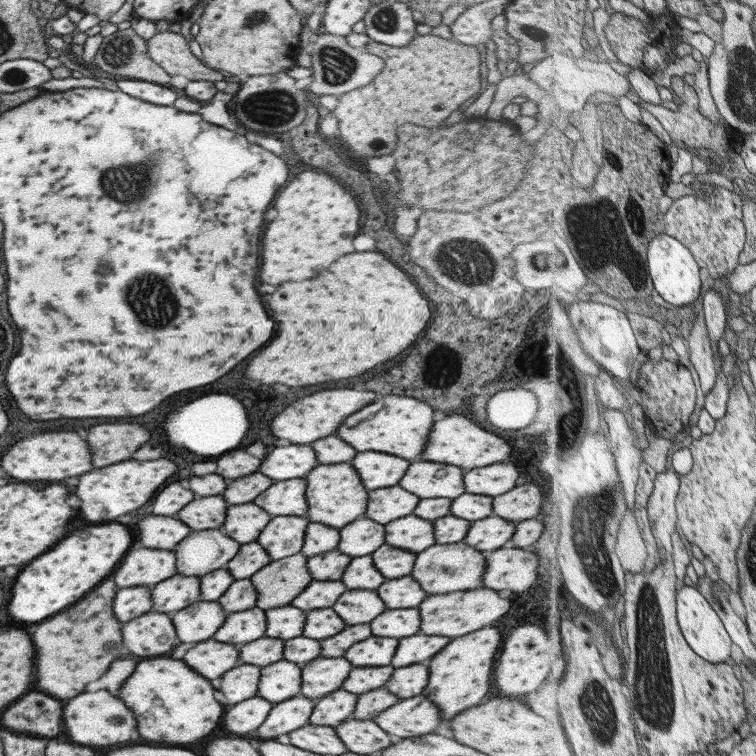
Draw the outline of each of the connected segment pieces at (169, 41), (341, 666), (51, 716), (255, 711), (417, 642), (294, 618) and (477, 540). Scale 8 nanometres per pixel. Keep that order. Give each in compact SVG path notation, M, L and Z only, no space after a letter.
M156 32L146 40L146 53L152 62L159 65L168 75L180 74L189 81L218 82L224 79L222 72L213 74L211 68L189 51L187 40L179 33Z
M315 658L301 666L300 692L305 698L321 698L347 678L351 664L345 658Z
M25 694L1 716L1 724L27 736L53 739L61 728L61 704L45 694Z
M249 698L225 710L223 726L227 732L233 732L233 734L253 732L265 720L269 710L271 710L271 703L265 702L263 698Z
M413 634L409 638L401 638L397 644L397 650L391 658L391 666L401 668L401 666L409 666L409 664L429 660L447 642L449 642L449 638L427 638L423 634Z
M283 606L283 608L273 608L265 612L265 622L267 630L265 636L269 638L279 638L279 640L289 640L301 634L305 614L293 606Z
M497 516L483 518L473 522L463 538L463 542L475 550L497 550L501 548L513 534L513 524L505 522Z

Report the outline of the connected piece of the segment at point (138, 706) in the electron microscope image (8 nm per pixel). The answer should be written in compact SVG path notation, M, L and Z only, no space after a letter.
M151 658L143 660L135 666L133 674L123 682L119 700L131 708L131 712L137 718L137 732L151 742L169 742L169 744L189 744L195 742L203 736L207 736L219 722L221 718L221 704L215 702L213 698L213 688L209 680L201 678L193 670L189 670L181 660L171 660L171 658Z

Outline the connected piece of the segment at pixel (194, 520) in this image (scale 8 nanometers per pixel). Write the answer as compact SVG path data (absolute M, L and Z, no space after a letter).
M221 496L199 498L181 508L177 512L177 518L185 522L185 526L189 526L191 530L219 529L225 518L225 508L227 504Z

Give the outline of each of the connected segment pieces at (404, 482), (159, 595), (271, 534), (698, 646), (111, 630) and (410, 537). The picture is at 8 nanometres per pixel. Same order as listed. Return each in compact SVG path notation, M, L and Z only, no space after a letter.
M413 462L399 480L399 486L419 498L457 498L457 494L465 492L461 470L437 462Z
M174 574L153 586L151 602L153 612L177 612L199 598L199 578L187 578L181 574Z
M308 517L270 518L255 541L265 549L271 561L298 554L303 544Z
M692 585L678 589L676 601L678 604L678 621L684 637L691 645L691 648L699 656L715 664L729 660L731 658L731 652L733 652L733 640L727 634L722 618L717 614L713 605L707 602L707 598Z
M105 580L65 612L35 626L31 640L37 654L35 684L39 690L55 698L73 698L83 690L87 682L97 680L107 670L107 666L121 654L121 624L113 618L111 612L111 600L115 590L115 584L111 580Z
M411 514L397 518L385 526L385 542L409 552L421 552L433 544L431 522L425 522Z

